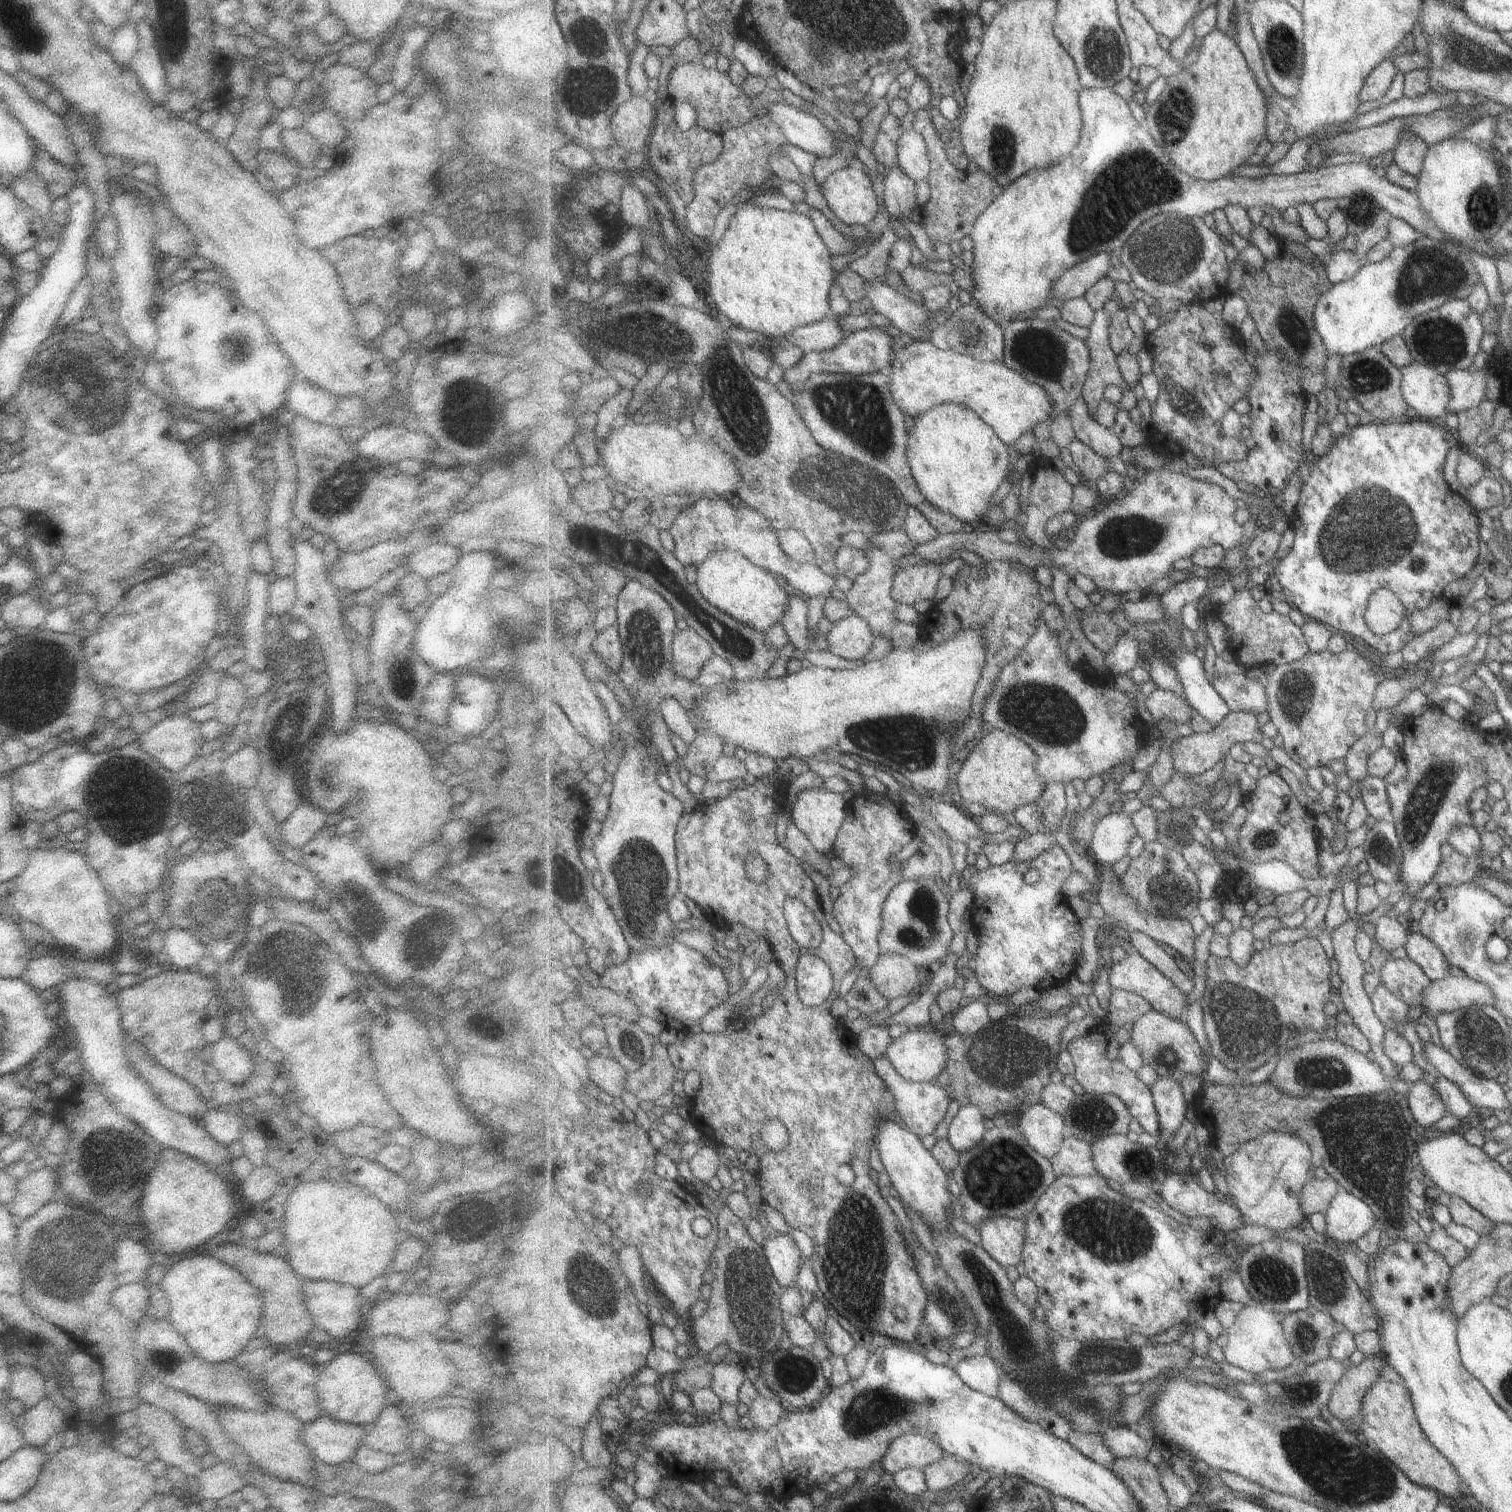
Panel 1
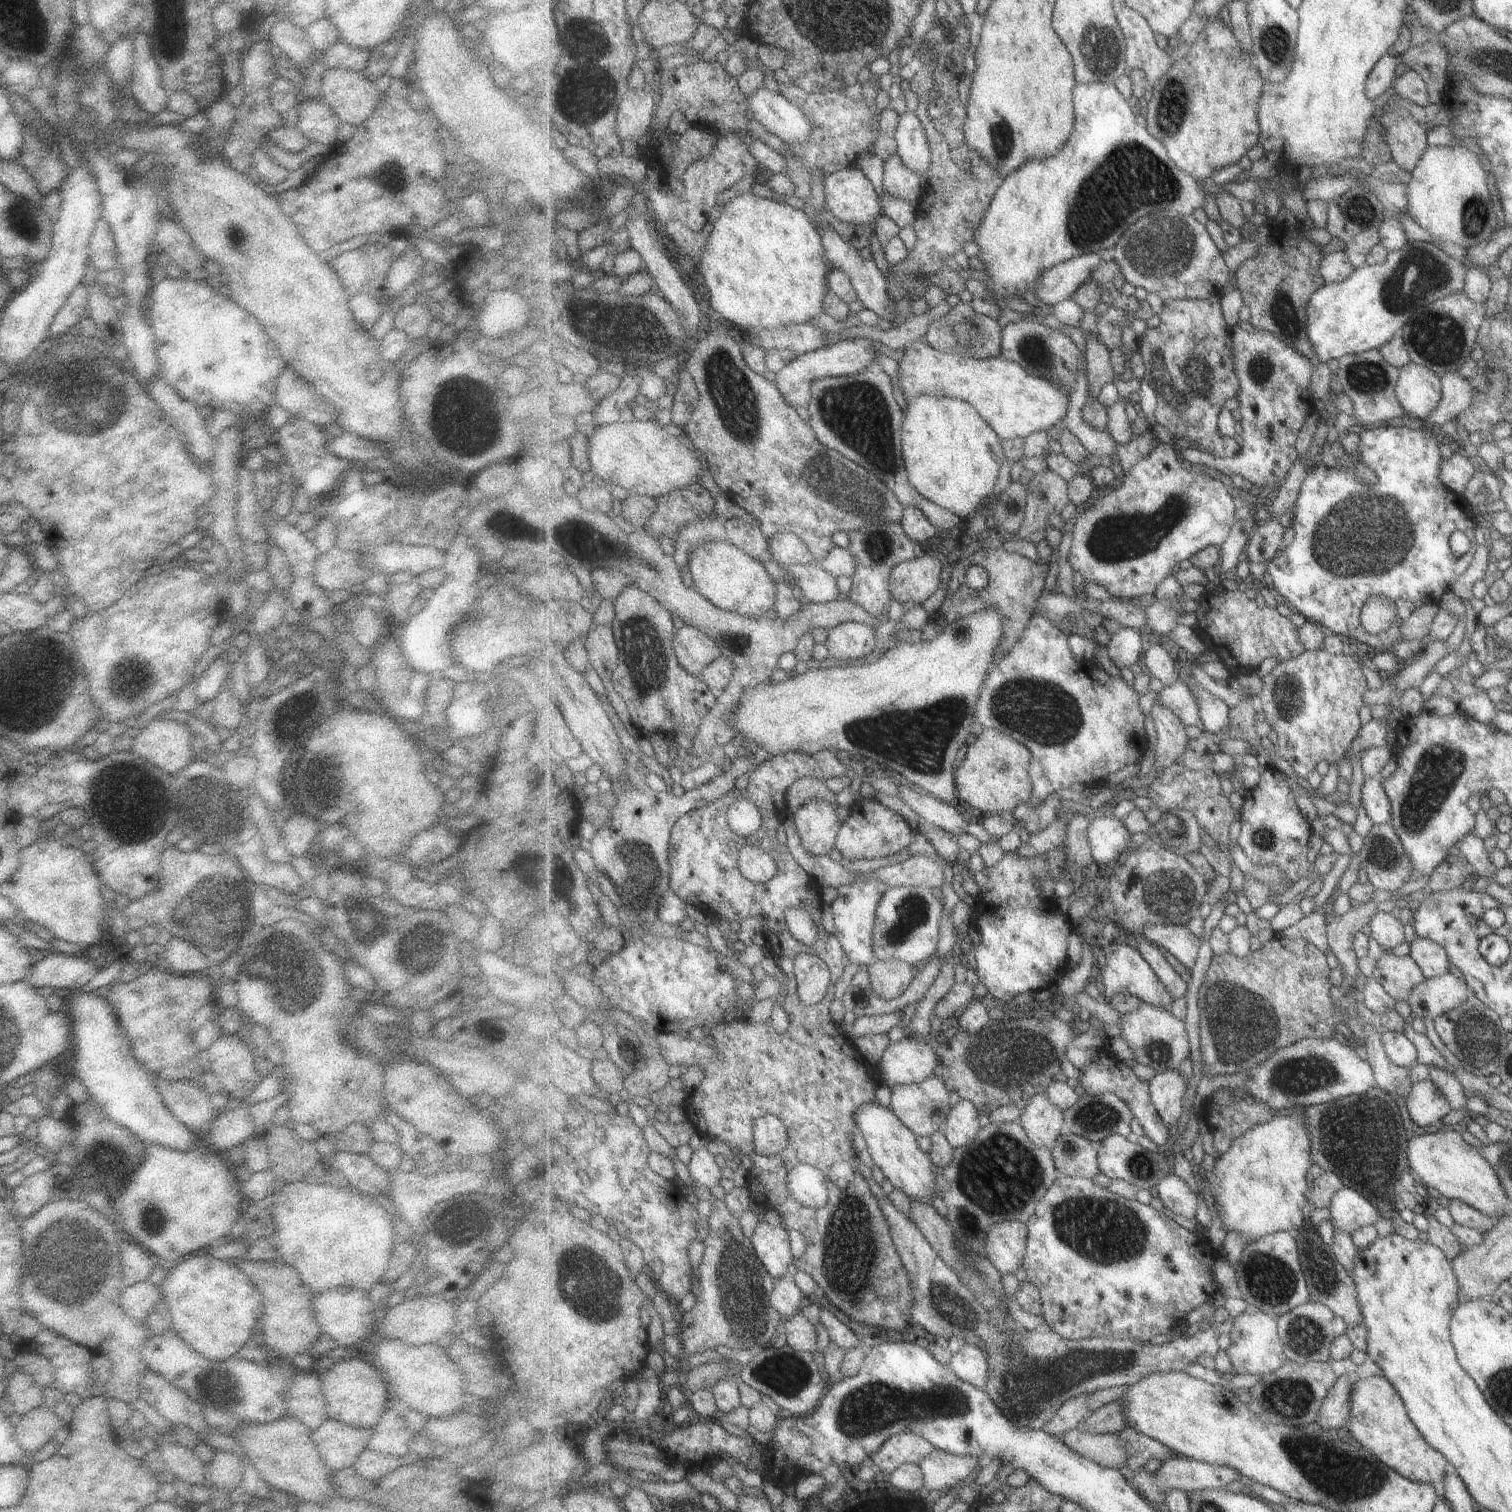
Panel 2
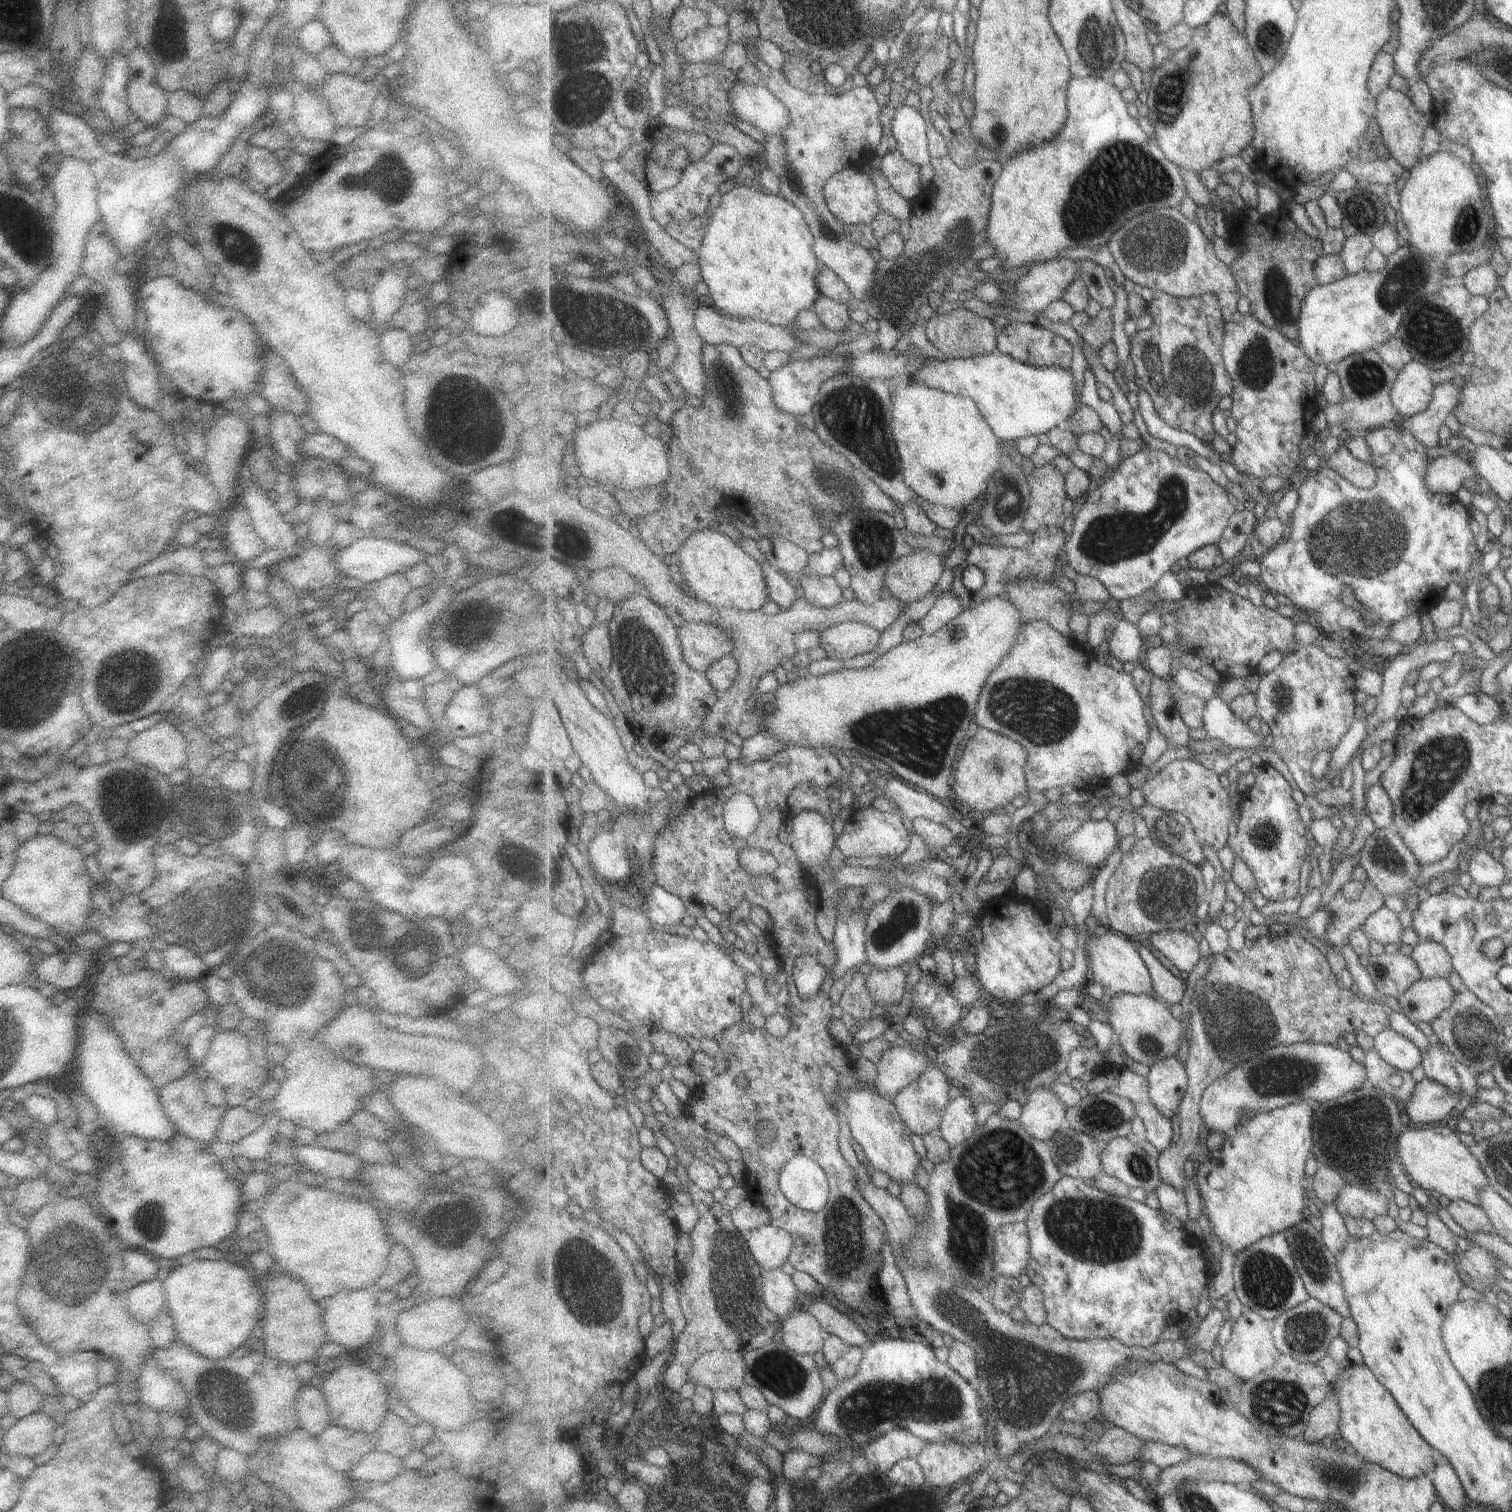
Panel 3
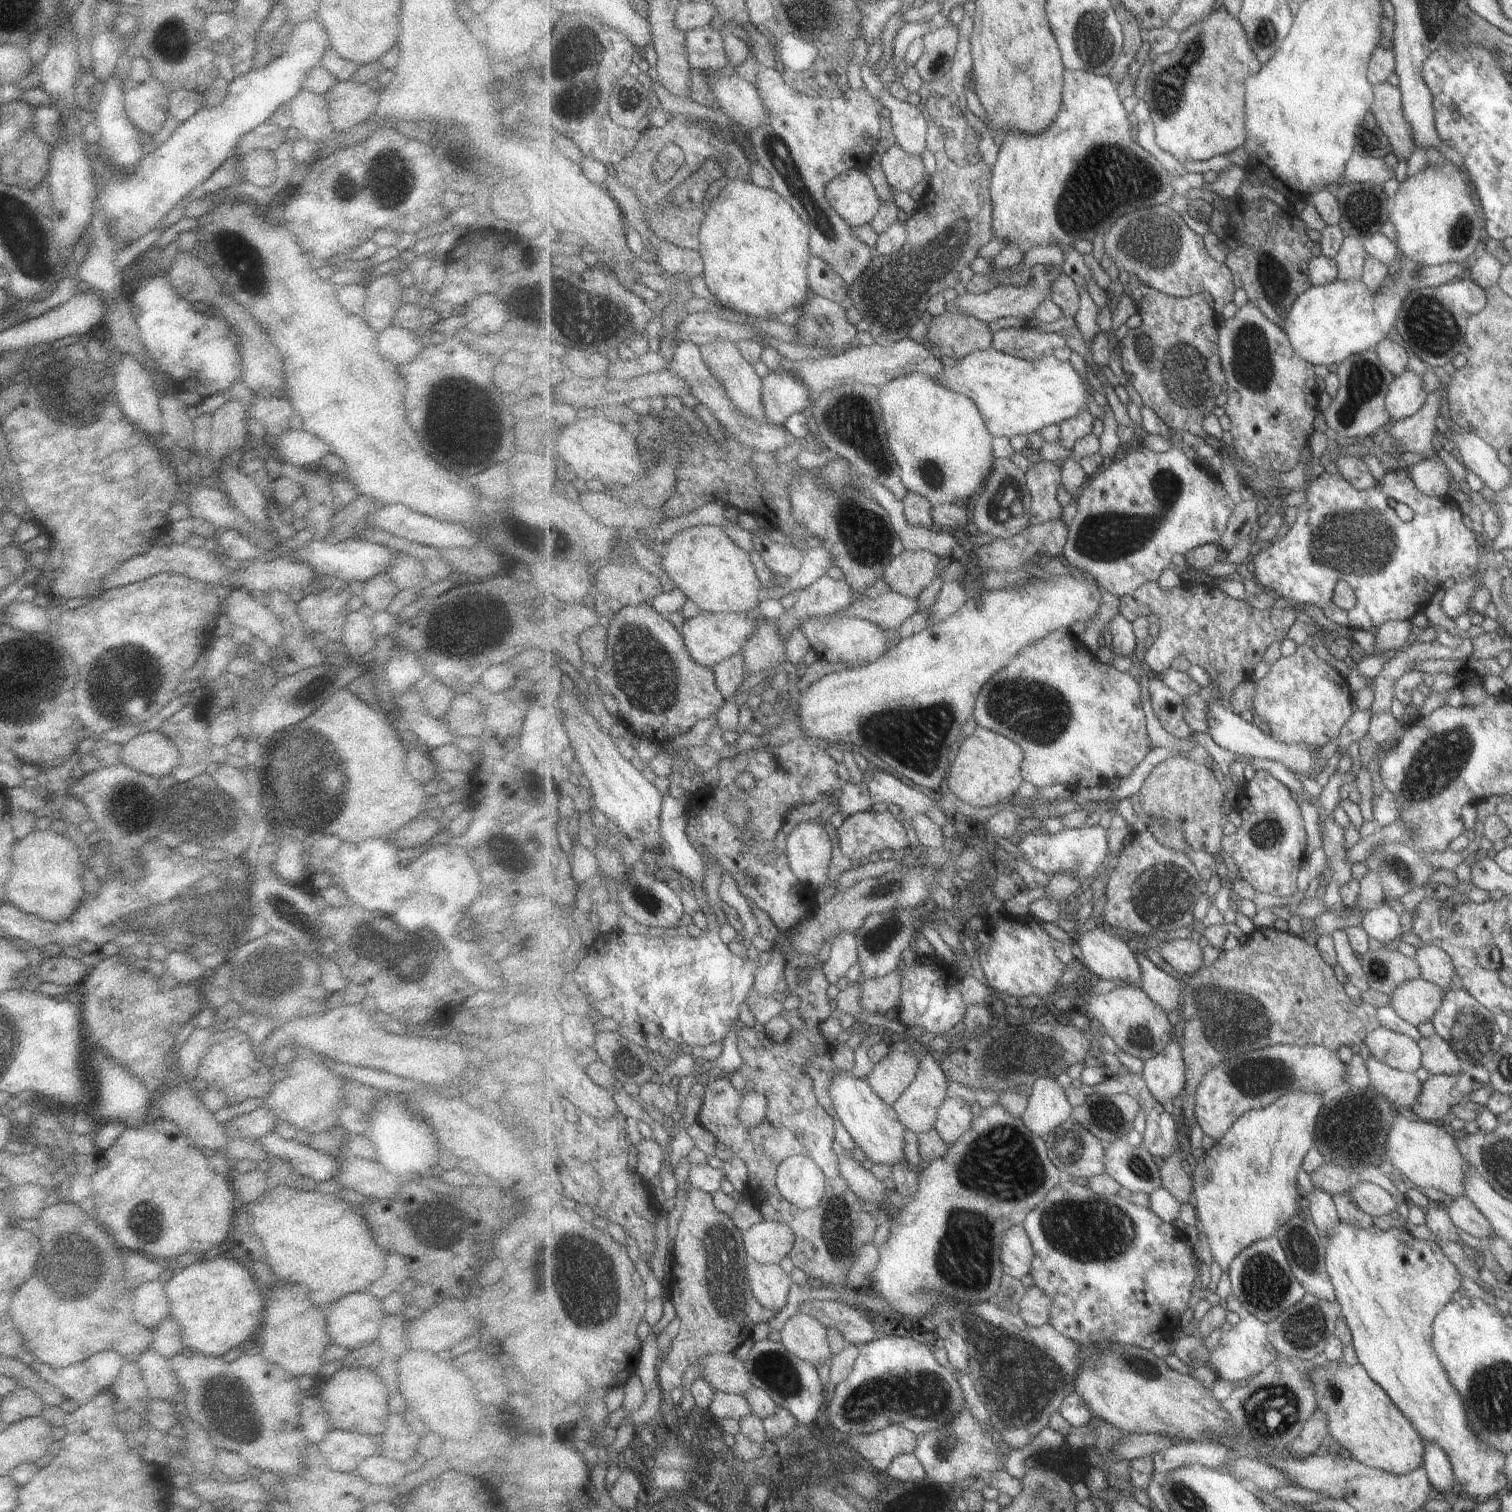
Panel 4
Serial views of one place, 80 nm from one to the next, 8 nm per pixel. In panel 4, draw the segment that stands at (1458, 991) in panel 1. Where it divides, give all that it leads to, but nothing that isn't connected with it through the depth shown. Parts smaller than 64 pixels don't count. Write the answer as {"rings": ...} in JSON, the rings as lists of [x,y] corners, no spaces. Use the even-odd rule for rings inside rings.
{"rings":[[[1423,977],[1402,984],[1389,996],[1393,1007],[1407,1022],[1419,1026],[1431,1021],[1445,1000],[1446,990]]]}

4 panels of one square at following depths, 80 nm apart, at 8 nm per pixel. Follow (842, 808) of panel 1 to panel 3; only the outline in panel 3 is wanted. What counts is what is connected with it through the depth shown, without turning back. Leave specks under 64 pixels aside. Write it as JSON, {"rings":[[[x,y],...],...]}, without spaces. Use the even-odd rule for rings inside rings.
{"rings":[[[804,810],[790,818],[793,832],[789,834],[787,842],[794,848],[798,861],[806,870],[807,874],[814,883],[814,877],[811,876],[810,868],[824,867],[829,858],[829,854],[835,848],[835,828],[831,822],[827,822],[827,818],[819,813],[818,810]]]}

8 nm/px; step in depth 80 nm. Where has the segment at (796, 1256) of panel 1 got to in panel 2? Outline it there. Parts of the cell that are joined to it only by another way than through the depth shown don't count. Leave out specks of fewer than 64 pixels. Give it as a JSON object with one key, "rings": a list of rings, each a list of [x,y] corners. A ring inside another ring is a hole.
{"rings":[[[761,1219],[751,1240],[755,1253],[775,1279],[789,1275],[787,1270],[794,1264],[795,1258],[787,1229],[773,1227]]]}

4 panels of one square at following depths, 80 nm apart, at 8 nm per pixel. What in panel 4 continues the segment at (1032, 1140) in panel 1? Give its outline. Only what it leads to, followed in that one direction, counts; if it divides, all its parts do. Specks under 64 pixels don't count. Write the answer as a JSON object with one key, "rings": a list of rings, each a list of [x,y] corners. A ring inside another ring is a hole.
{"rings":[[[1045,1075],[1037,1079],[1026,1111],[1022,1114],[1031,1132],[1043,1138],[1047,1138],[1053,1129],[1071,1118],[1074,1109],[1066,1097],[1066,1091],[1055,1078],[1053,1075]]]}

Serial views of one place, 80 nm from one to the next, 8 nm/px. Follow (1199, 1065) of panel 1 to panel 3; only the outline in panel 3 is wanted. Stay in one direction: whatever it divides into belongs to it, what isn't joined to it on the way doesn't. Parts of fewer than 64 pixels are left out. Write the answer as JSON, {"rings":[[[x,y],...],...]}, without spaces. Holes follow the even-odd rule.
{"rings":[[[1131,993],[1116,994],[1108,1005],[1103,1006],[1108,1010],[1109,1024],[1113,1028],[1114,1040],[1116,1040],[1125,1055],[1133,1060],[1148,1064],[1152,1067],[1159,1061],[1165,1061],[1169,1057],[1177,1057],[1176,1054],[1181,1048],[1181,1038],[1183,1038],[1183,1023],[1171,1014],[1169,1005],[1159,998],[1149,995],[1136,995]]]}

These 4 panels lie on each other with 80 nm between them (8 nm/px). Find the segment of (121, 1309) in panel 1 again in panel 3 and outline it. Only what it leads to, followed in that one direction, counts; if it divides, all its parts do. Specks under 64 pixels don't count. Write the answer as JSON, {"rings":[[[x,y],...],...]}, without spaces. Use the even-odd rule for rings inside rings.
{"rings":[[[155,1277],[128,1290],[126,1309],[141,1324],[149,1324],[166,1306],[163,1283]]]}

